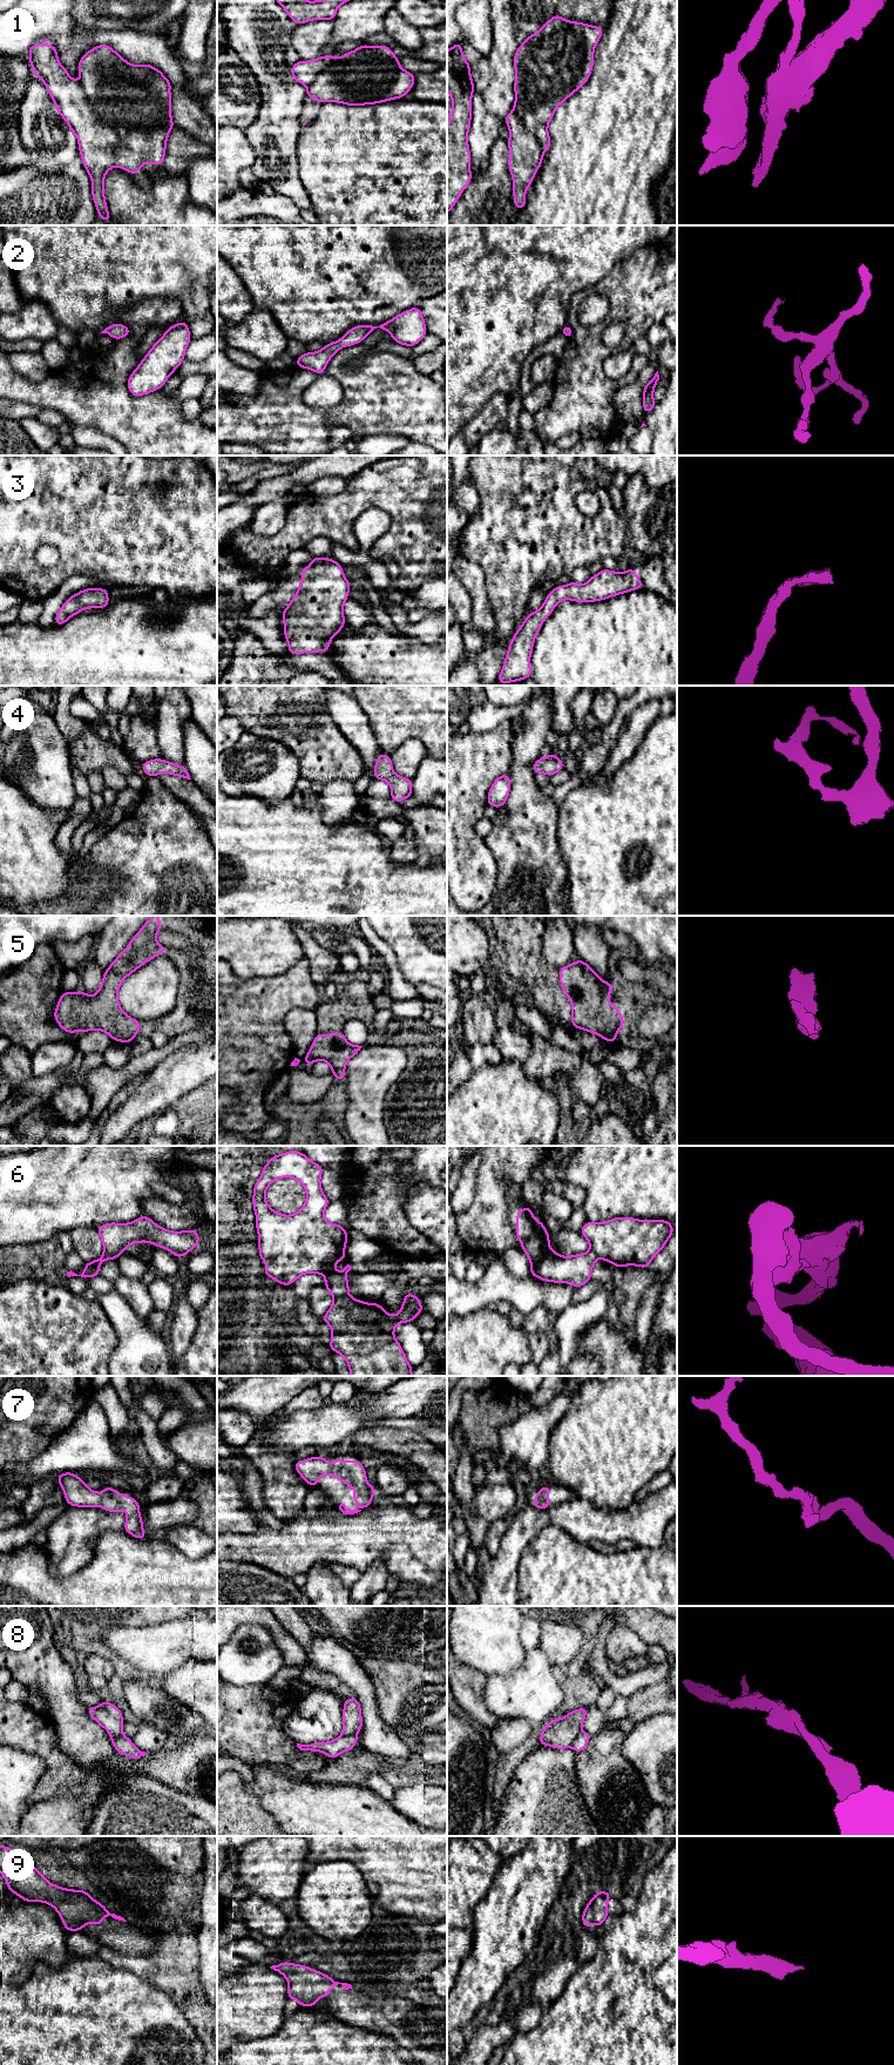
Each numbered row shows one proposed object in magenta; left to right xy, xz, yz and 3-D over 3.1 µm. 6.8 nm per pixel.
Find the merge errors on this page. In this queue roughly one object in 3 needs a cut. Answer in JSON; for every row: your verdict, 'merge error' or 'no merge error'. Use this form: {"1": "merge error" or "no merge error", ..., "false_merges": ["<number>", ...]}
{"1": "merge error", "2": "no merge error", "3": "no merge error", "4": "no merge error", "5": "no merge error", "6": "merge error", "7": "no merge error", "8": "merge error", "9": "no merge error", "false_merges": ["1", "6", "8"]}

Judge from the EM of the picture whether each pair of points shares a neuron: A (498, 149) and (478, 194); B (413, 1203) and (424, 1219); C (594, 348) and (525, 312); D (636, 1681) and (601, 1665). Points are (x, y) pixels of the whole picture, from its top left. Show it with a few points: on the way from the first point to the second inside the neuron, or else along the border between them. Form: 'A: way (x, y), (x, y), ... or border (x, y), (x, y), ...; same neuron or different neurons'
A: way (498, 160), (495, 176), (488, 183); same neuron
B: way (417, 1207), (421, 1215); same neuron
C: border (573, 296), (567, 311), (566, 323); different neurons
D: way (627, 1681), (615, 1681), (608, 1674); same neuron

